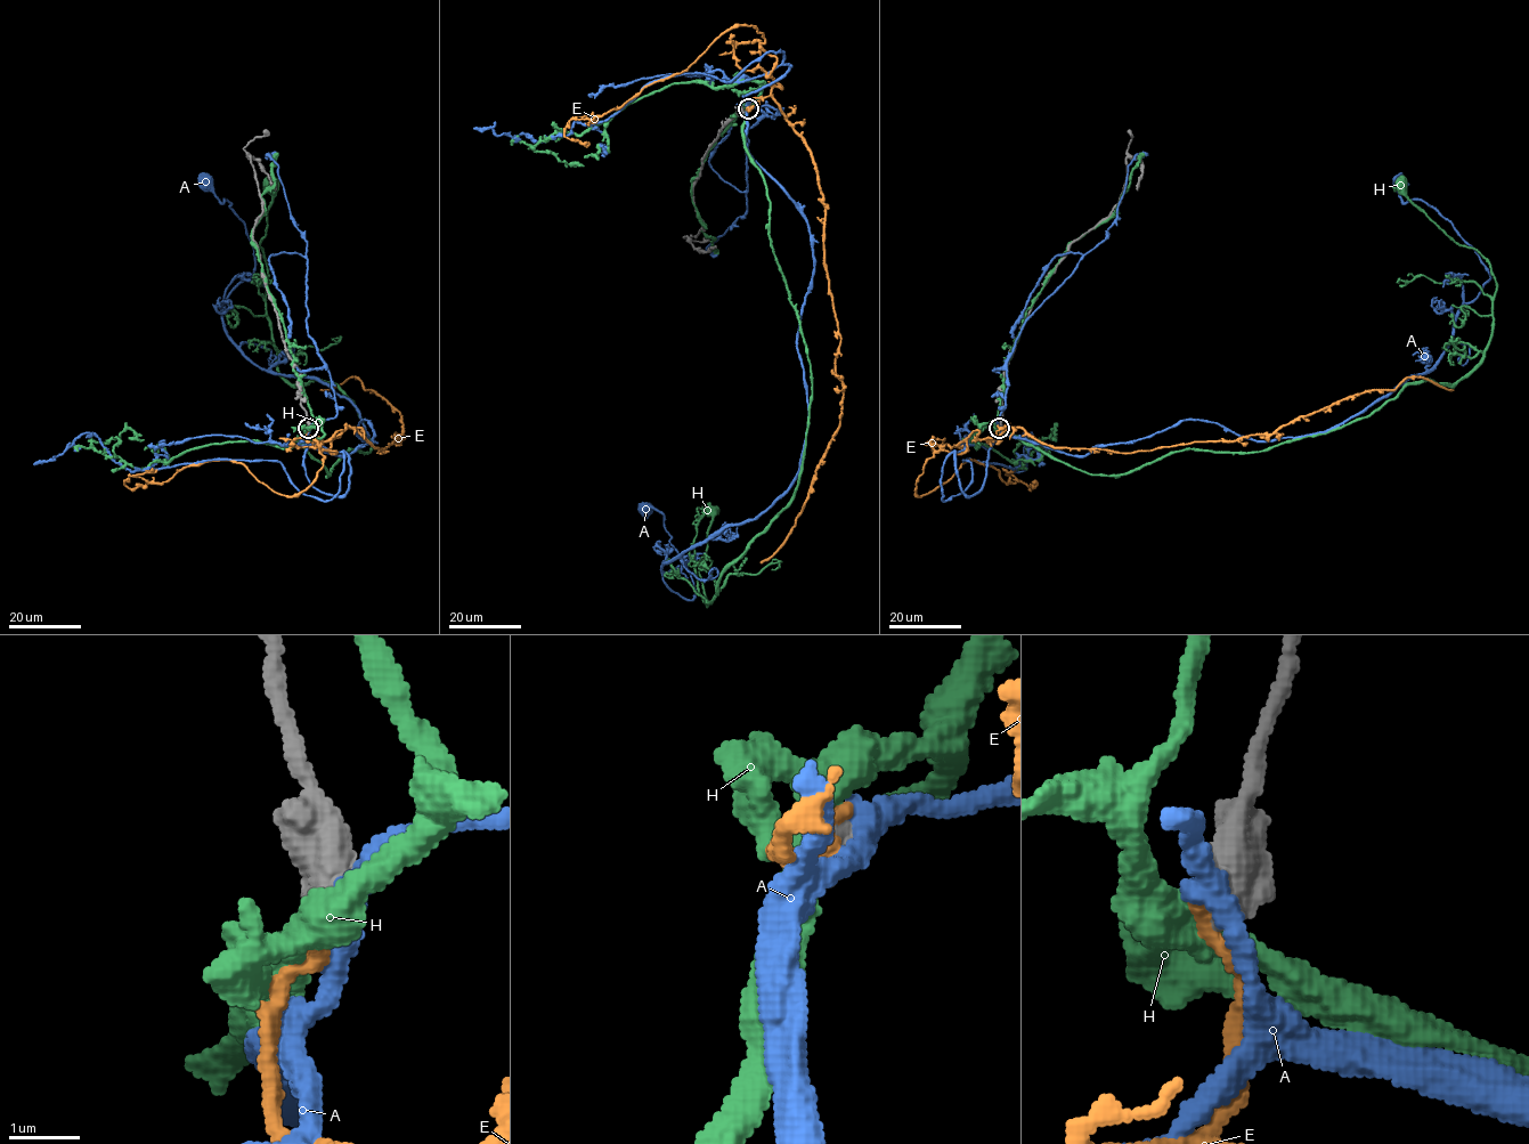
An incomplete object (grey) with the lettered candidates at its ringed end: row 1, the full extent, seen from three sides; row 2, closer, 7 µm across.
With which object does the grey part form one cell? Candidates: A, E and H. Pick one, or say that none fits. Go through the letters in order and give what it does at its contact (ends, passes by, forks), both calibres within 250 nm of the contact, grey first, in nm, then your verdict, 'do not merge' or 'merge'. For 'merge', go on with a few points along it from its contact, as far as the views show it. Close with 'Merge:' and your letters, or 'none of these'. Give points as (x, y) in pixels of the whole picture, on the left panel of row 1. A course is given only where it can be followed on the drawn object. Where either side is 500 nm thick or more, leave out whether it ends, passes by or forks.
A: calibres 700 and 360 nm; do not merge
E: calibres 600 and 280 nm; do not merge
H: calibres 550 and 400 nm; do not merge
Merge: none of these

